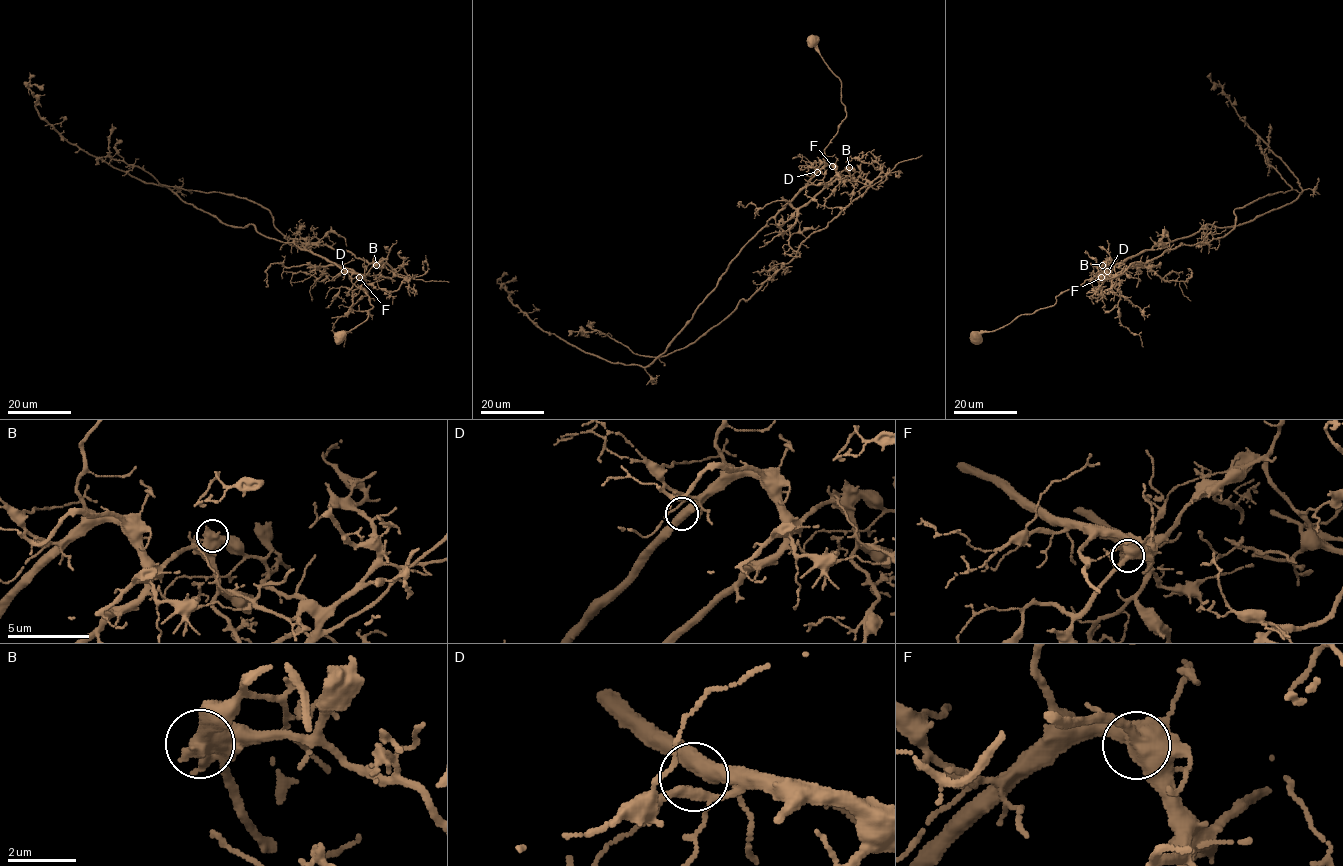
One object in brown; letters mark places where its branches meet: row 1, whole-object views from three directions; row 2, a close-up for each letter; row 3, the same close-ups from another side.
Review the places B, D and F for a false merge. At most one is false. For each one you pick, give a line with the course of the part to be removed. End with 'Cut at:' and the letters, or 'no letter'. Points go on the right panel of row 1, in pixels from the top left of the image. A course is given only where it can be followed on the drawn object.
B: course (1102, 265), (1111, 259), (1118, 273), (1223, 237), (1236, 208), (1291, 189), (1265, 162), (1269, 124)
Cut at: B

